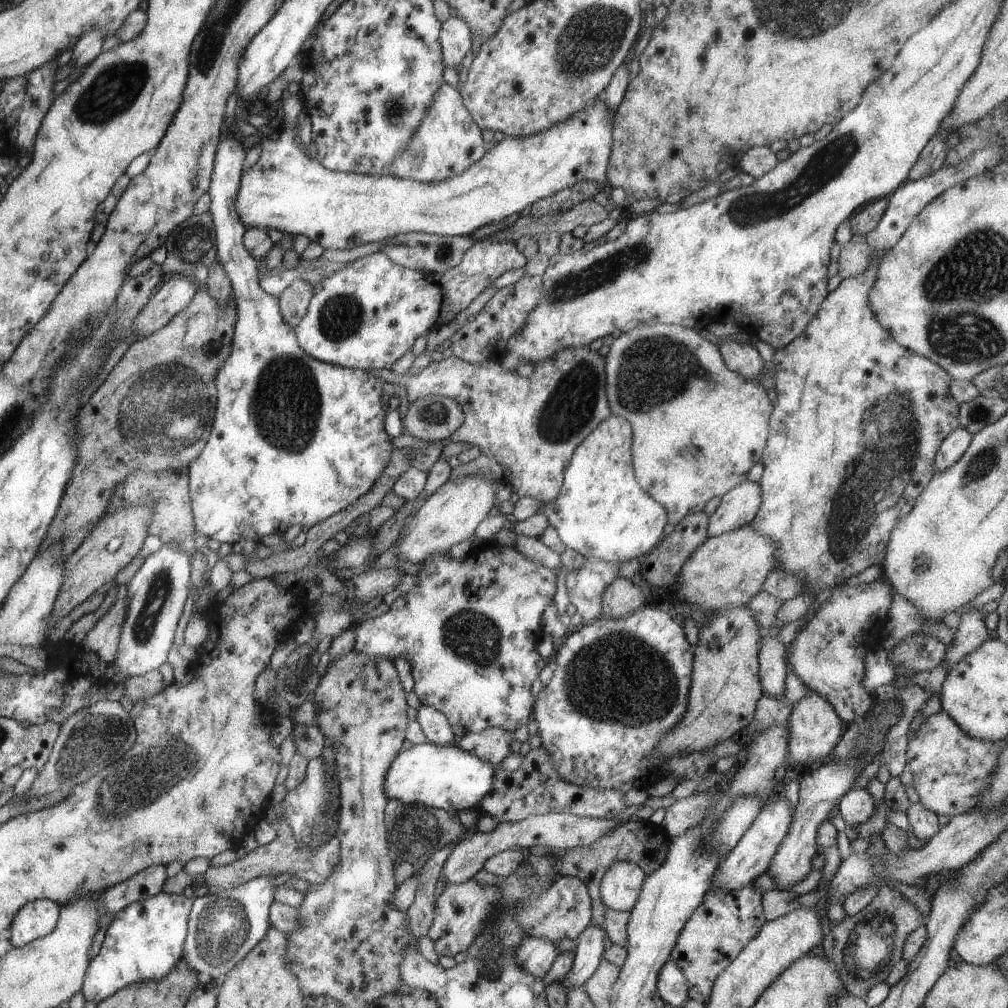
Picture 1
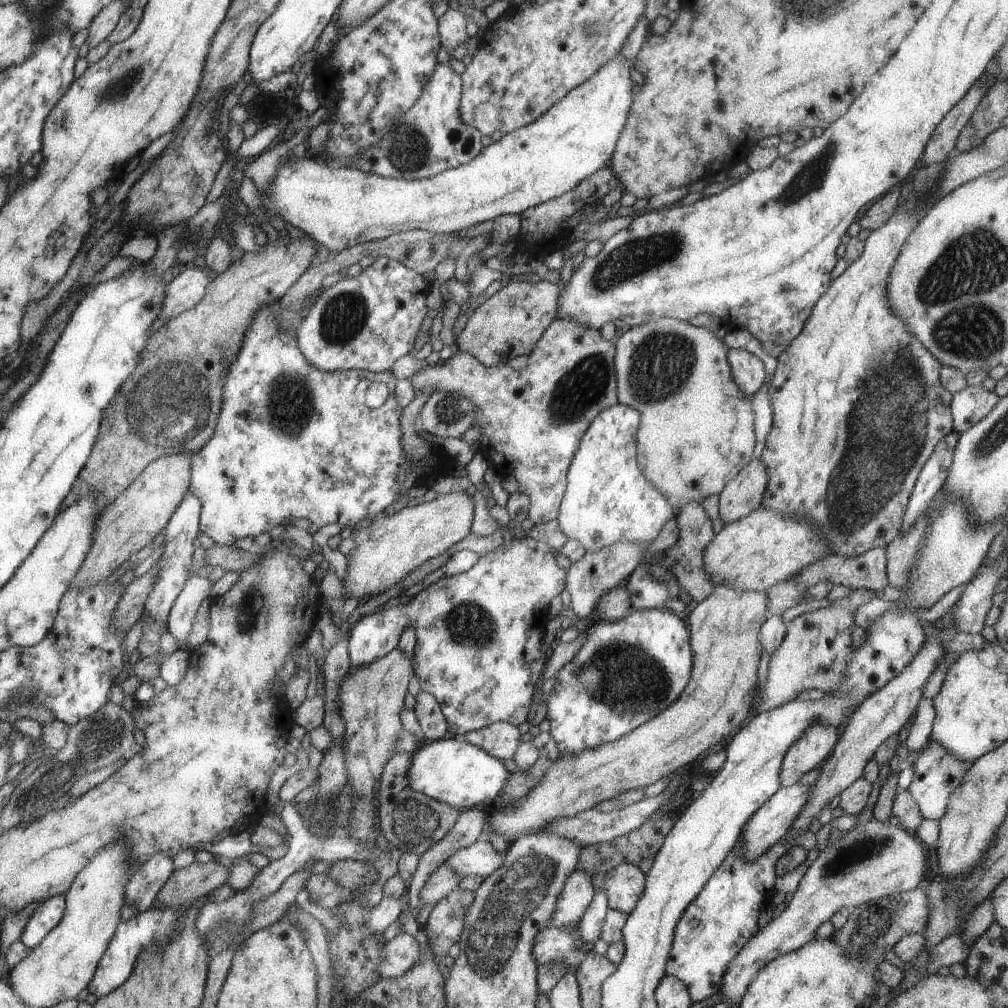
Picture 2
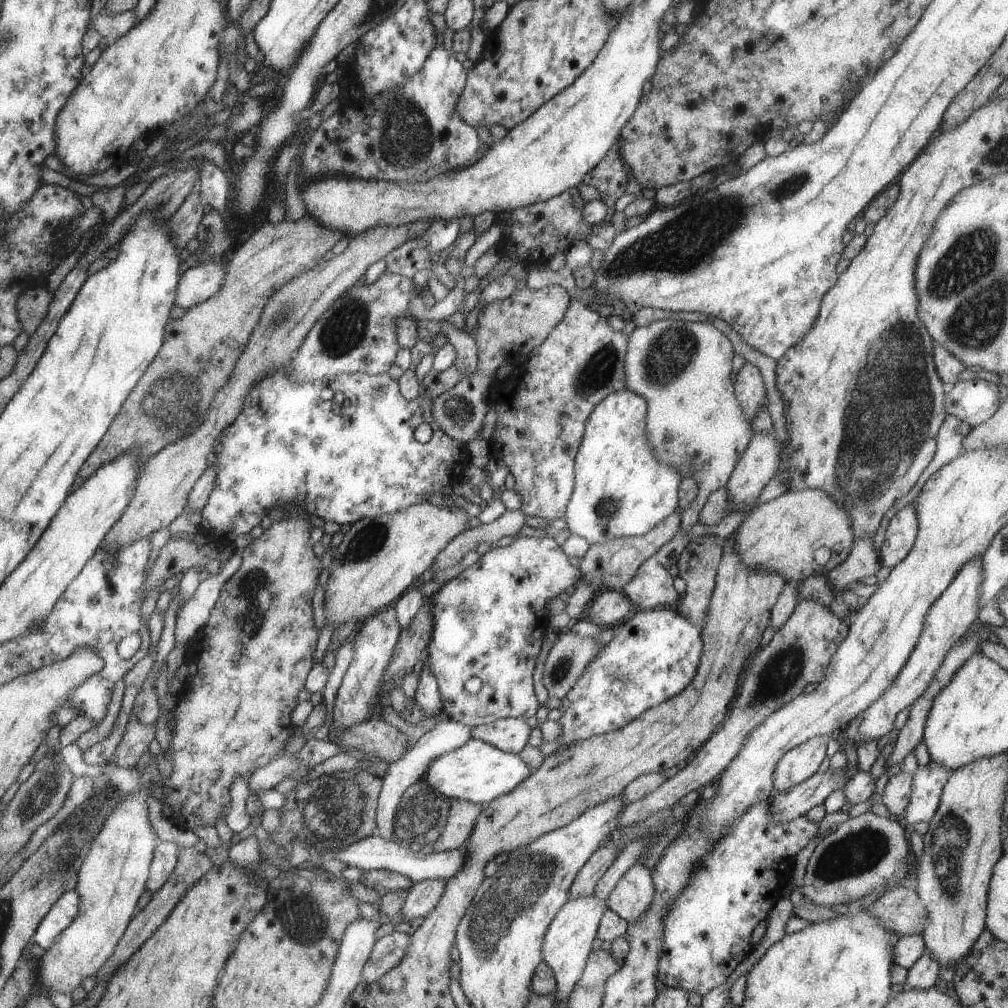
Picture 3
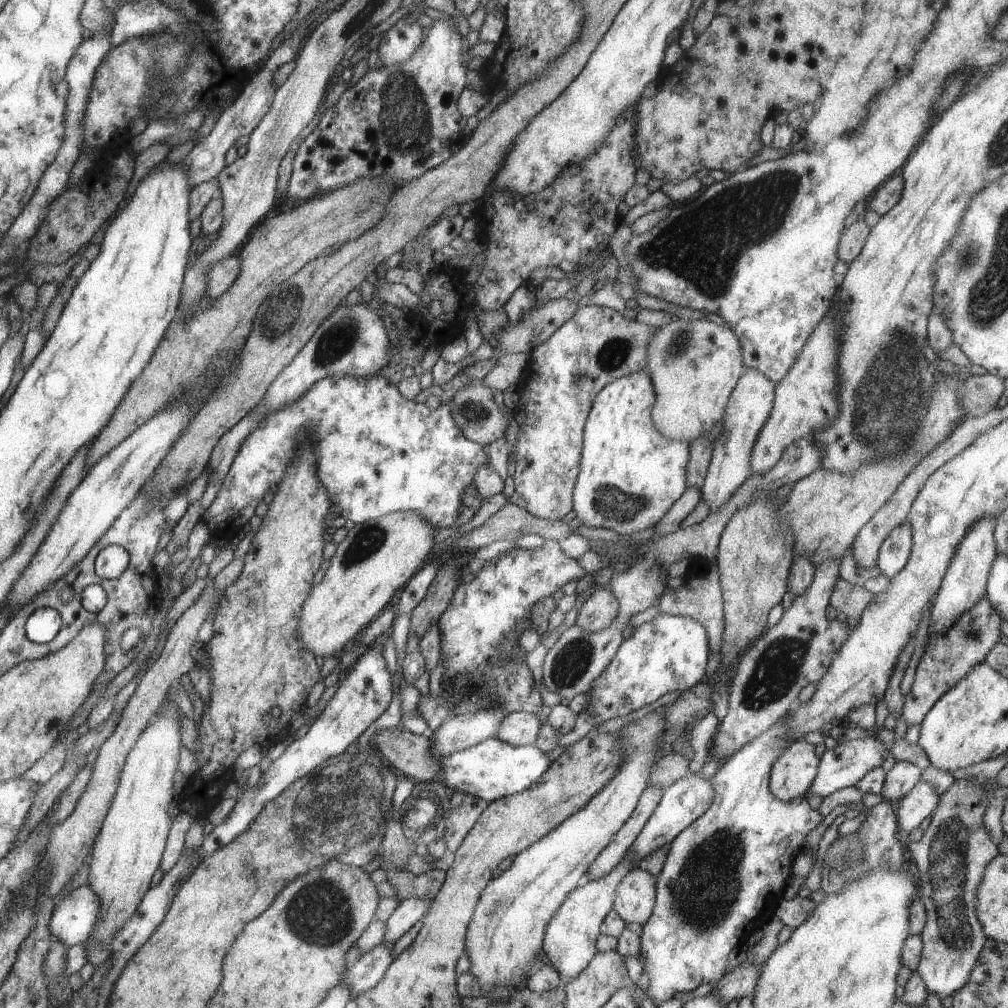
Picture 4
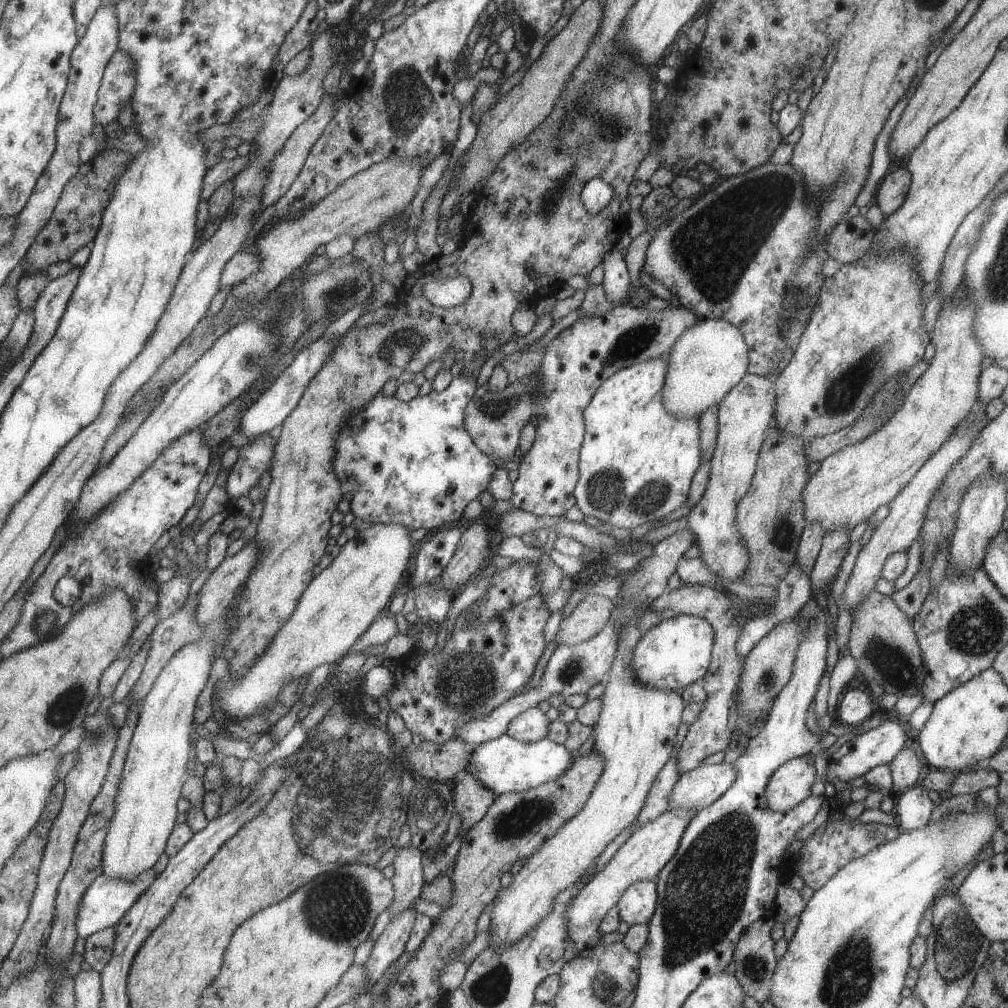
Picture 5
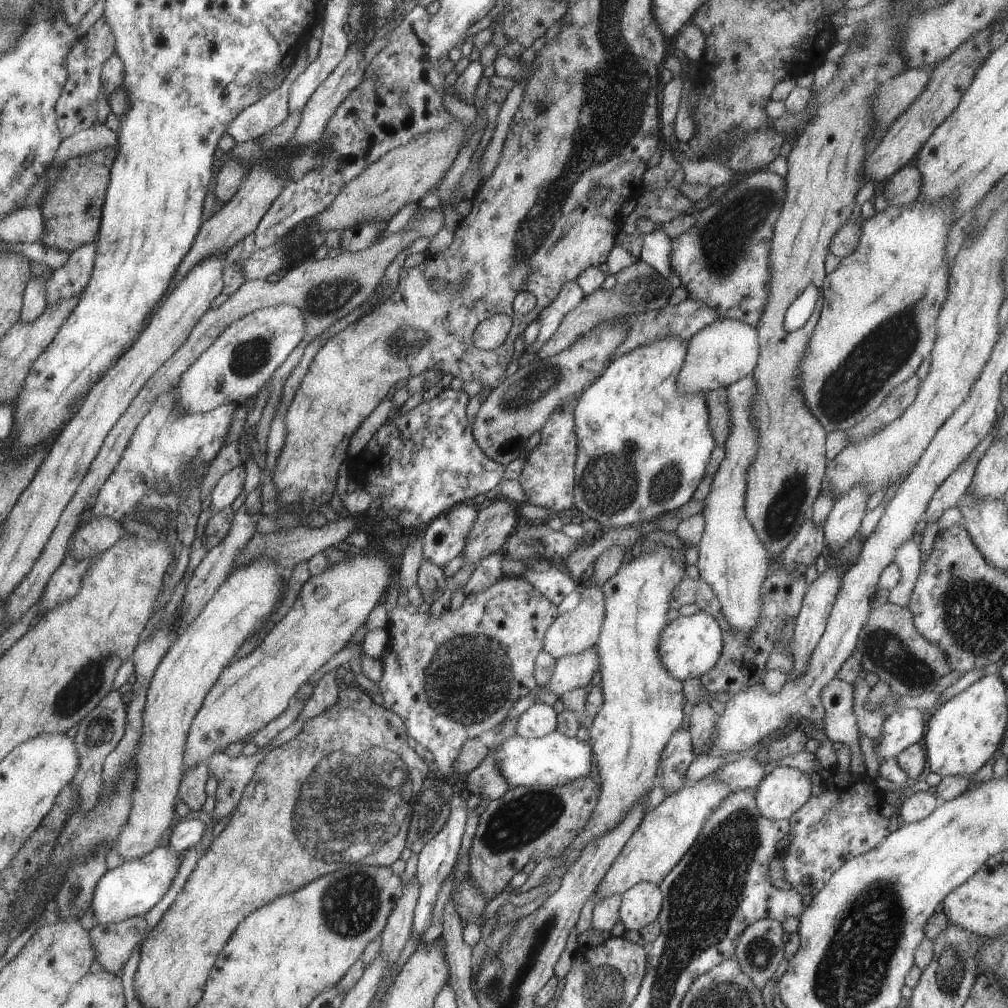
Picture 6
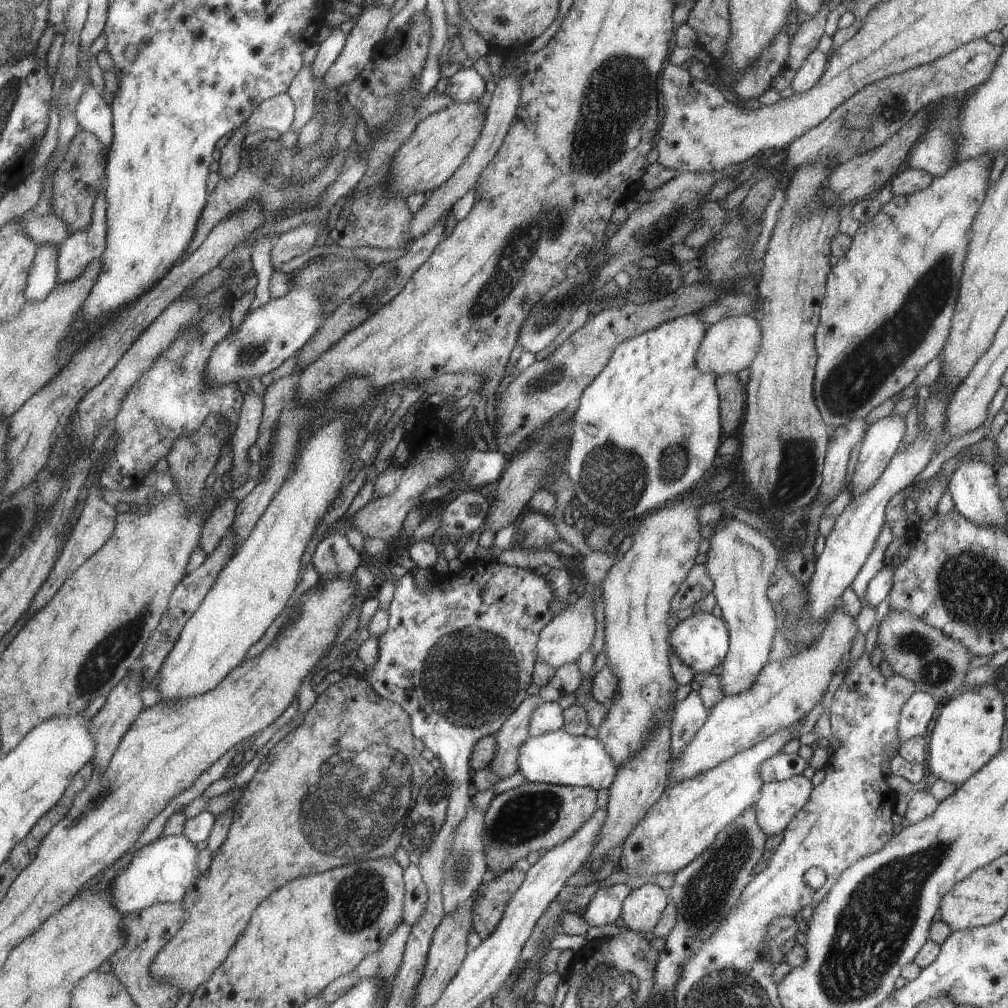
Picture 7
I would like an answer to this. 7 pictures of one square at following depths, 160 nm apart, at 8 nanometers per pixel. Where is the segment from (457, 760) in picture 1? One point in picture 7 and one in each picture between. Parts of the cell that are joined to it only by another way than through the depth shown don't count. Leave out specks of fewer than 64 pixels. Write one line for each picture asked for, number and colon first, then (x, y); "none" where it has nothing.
2: (462, 775)
3: (477, 772)
4: (489, 770)
5: (504, 765)
6: (552, 760)
7: (558, 758)

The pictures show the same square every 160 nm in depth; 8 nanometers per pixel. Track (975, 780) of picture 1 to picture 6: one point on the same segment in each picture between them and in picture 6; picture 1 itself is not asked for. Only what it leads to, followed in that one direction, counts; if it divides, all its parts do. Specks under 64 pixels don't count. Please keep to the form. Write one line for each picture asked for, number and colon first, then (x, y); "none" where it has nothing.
2: (937, 772)
3: (928, 782)
4: (919, 803)
5: (913, 807)
6: (913, 808)

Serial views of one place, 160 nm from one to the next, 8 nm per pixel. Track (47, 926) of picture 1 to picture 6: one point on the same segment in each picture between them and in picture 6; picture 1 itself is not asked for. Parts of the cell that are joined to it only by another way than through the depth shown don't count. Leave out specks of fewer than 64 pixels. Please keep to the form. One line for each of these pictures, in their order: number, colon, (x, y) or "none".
2: (49, 913)
3: (65, 909)
4: (72, 922)
5: (107, 900)
6: (130, 890)

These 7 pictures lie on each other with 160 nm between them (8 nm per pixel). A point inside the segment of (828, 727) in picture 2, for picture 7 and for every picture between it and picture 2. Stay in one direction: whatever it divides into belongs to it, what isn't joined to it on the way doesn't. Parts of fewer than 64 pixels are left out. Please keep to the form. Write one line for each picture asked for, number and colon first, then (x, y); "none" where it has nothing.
3: (798, 764)
4: (794, 770)
5: (790, 783)
6: (784, 790)
7: (779, 801)

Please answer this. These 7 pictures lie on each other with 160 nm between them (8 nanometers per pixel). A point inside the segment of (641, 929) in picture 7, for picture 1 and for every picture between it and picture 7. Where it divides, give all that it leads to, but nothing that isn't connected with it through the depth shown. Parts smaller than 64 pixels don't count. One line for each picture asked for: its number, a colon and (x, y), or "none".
1: (621, 885)
2: (624, 884)
3: (630, 898)
4: (635, 897)
5: (636, 906)
6: (641, 904)

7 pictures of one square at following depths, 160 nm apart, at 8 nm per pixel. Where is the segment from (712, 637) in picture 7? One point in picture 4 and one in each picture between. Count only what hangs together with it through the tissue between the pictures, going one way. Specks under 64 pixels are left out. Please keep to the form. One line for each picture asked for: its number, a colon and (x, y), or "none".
4: (670, 652)
5: (676, 652)
6: (689, 646)

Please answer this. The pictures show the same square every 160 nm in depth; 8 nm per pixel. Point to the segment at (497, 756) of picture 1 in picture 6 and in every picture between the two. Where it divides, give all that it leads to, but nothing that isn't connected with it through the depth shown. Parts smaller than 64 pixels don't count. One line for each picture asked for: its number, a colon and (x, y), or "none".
2: (501, 739)
3: (509, 735)
4: (519, 729)
5: (529, 726)
6: (539, 720)

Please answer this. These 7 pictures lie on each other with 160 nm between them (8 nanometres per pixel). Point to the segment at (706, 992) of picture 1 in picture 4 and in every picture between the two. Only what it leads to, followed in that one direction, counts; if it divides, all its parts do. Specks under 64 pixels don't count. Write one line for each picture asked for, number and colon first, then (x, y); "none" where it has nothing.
2: (725, 915)
3: (708, 931)
4: (722, 880)

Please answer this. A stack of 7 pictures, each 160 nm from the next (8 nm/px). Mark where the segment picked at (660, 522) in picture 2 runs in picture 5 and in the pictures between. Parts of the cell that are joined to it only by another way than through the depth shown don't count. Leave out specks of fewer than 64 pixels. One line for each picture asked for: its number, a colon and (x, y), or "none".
3: (623, 490)
4: (631, 475)
5: (638, 462)

